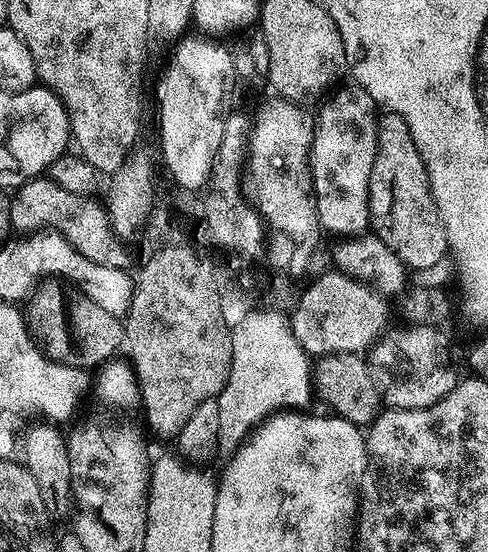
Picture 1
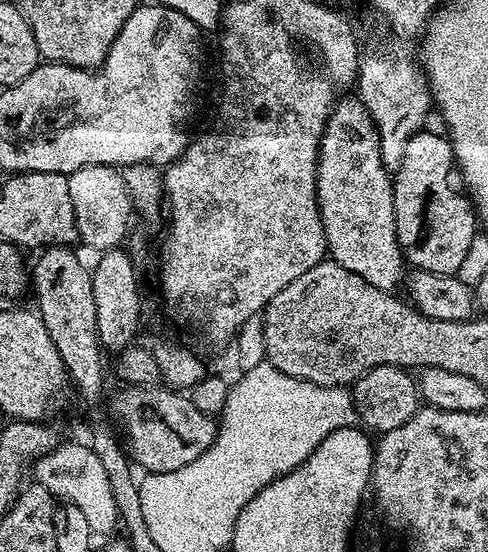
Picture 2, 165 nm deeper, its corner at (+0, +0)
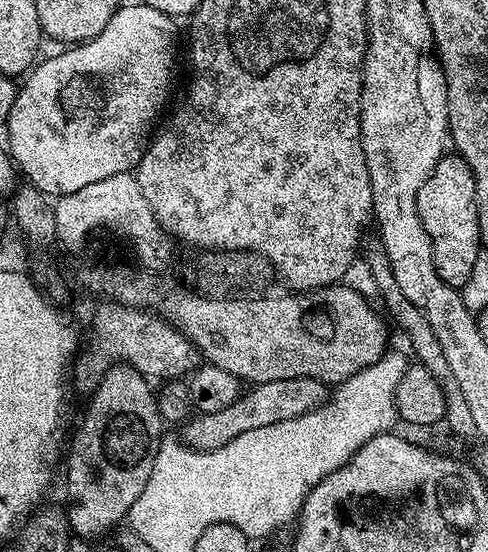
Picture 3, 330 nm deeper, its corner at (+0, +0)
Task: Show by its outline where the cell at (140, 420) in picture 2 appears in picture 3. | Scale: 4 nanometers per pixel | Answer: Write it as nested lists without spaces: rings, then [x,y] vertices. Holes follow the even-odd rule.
[[[278,378],[278,382],[262,382],[251,385],[226,410],[201,412],[193,415],[183,425],[183,443],[198,452],[213,452],[238,438],[238,434],[246,434],[246,430],[259,430],[261,426],[274,426],[274,422],[286,422],[290,418],[298,418],[302,414],[320,408],[328,401],[329,385],[314,378]]]

